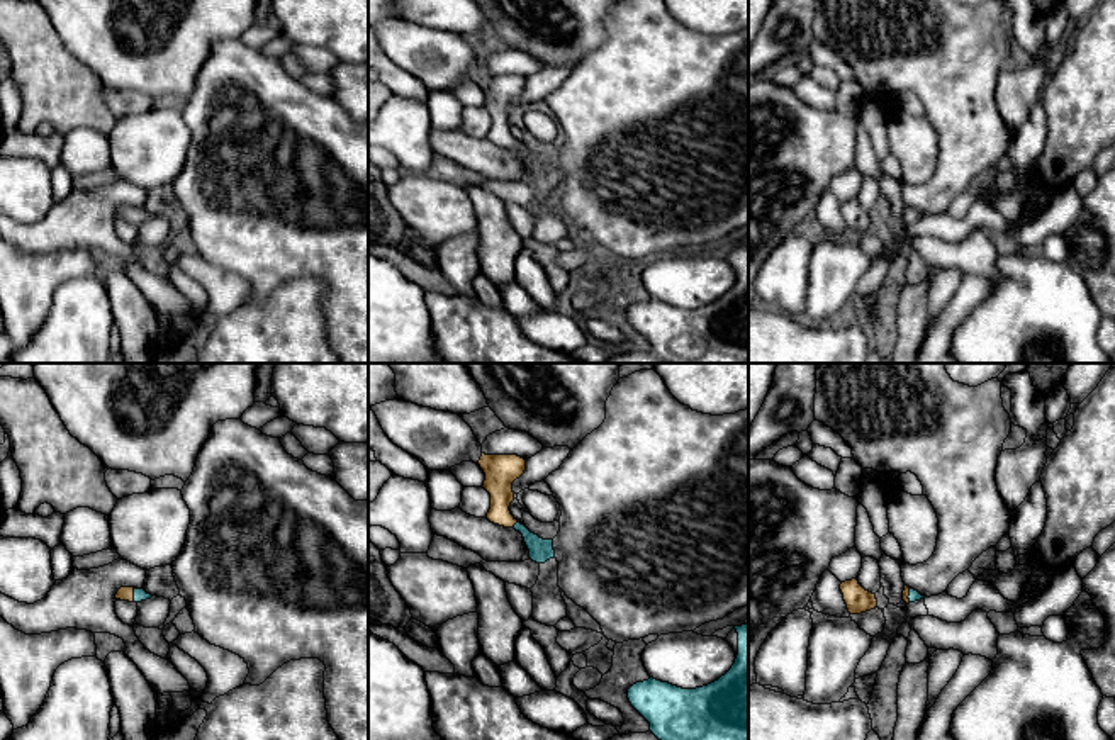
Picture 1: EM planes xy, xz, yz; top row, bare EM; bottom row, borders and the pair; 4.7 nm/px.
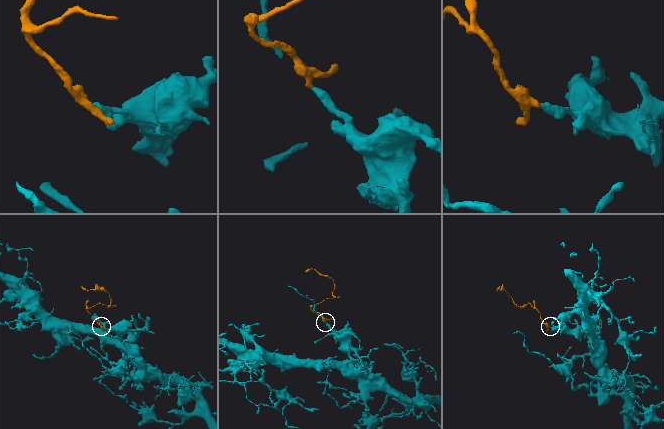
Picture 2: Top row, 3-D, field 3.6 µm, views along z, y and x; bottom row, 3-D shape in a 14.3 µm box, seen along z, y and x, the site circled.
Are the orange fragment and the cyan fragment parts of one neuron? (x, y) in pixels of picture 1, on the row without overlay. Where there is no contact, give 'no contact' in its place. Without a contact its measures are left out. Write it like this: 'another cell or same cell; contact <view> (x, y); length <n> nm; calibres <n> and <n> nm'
same cell; contact xy (133, 216); length 60 nm; calibres 60 and 60 nm

